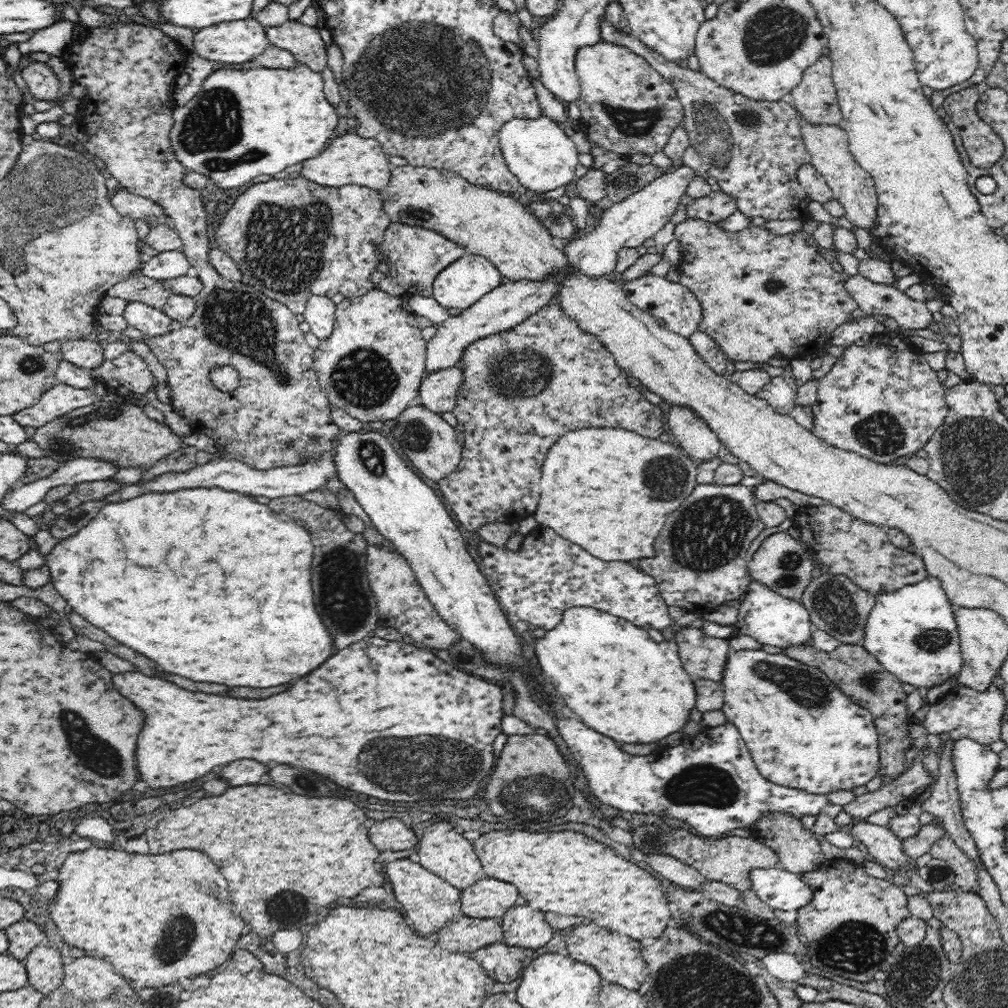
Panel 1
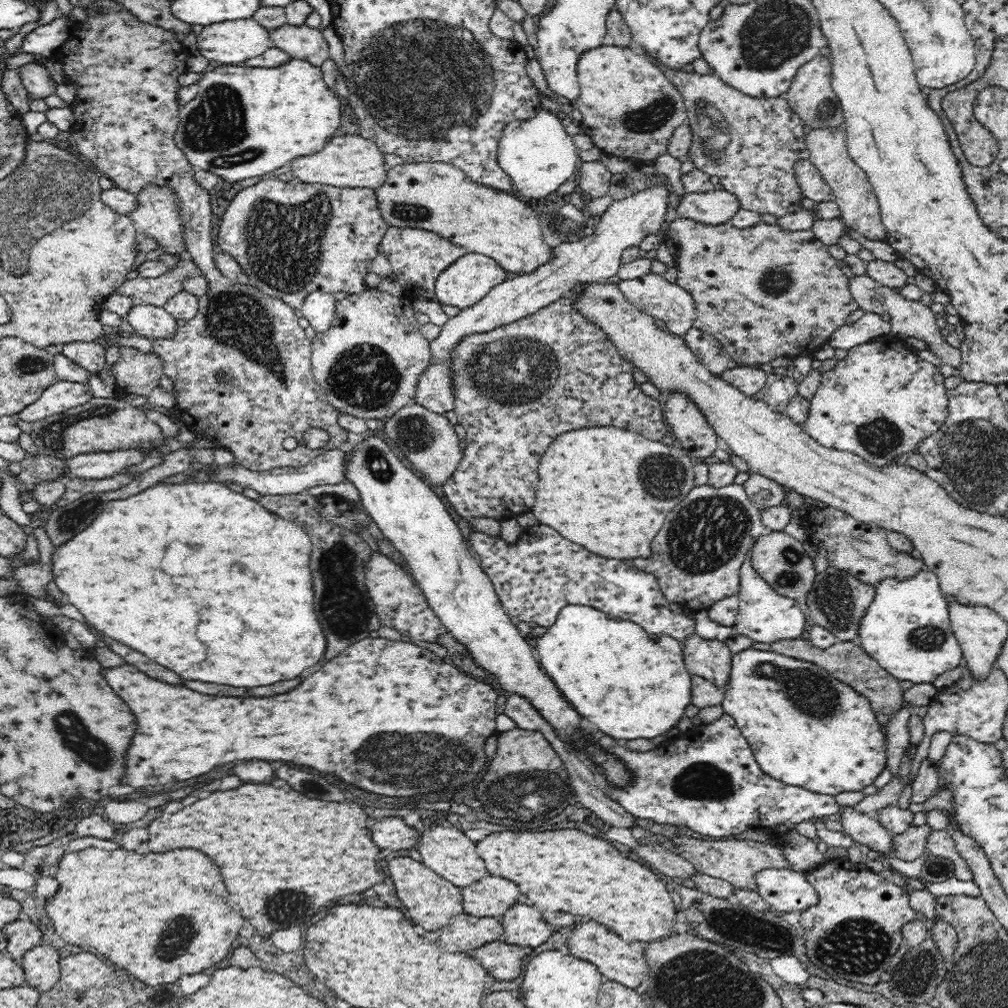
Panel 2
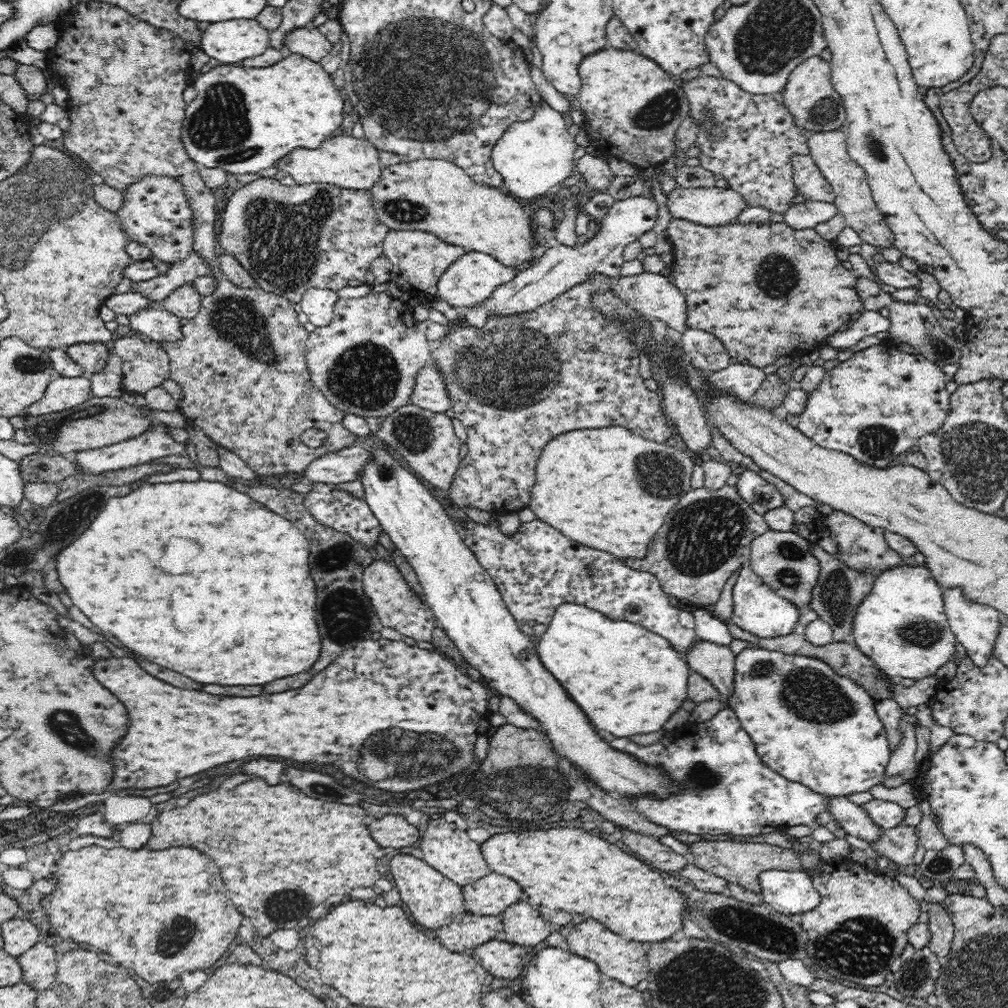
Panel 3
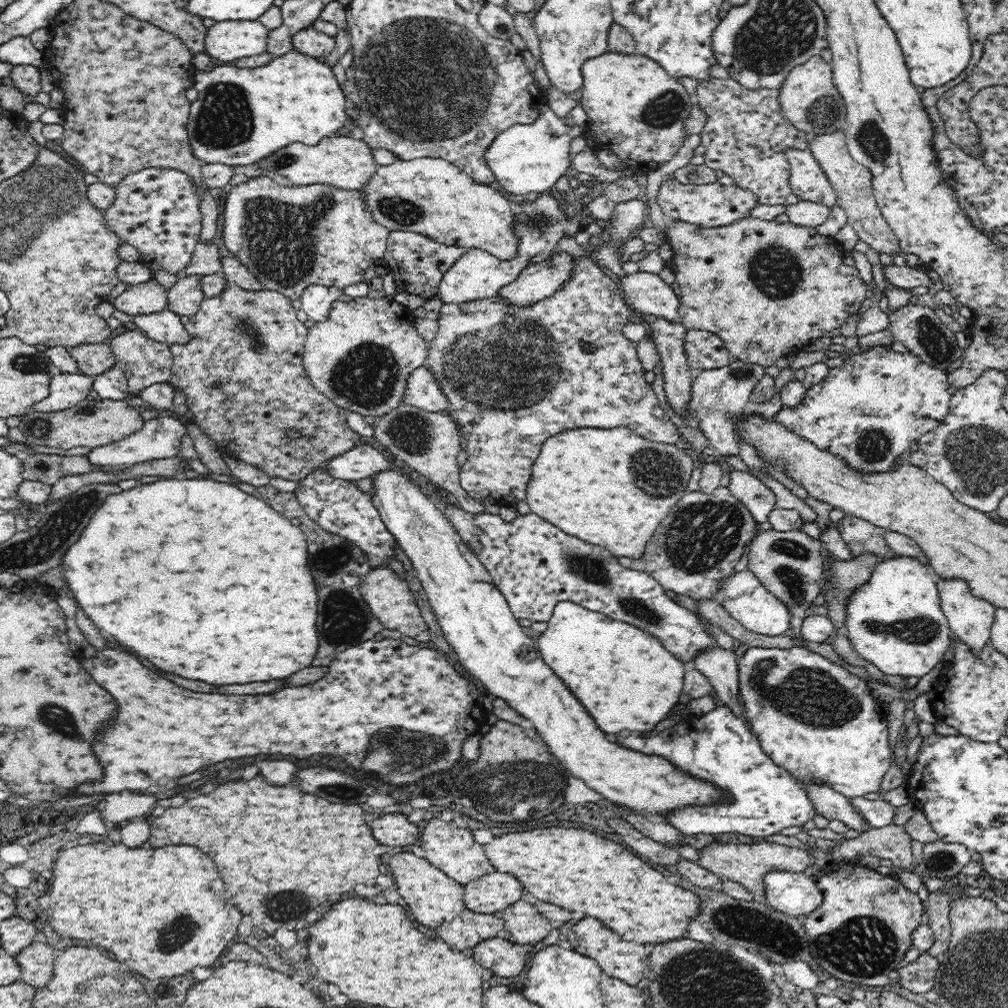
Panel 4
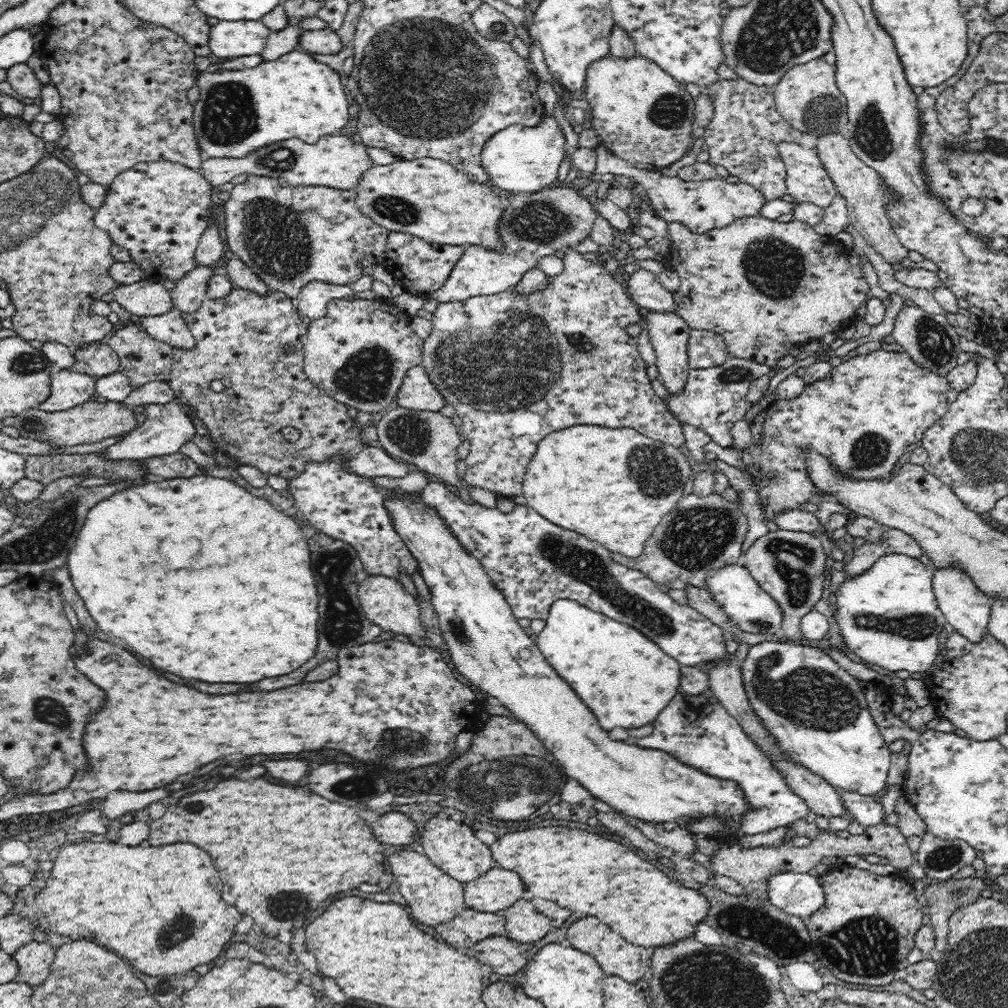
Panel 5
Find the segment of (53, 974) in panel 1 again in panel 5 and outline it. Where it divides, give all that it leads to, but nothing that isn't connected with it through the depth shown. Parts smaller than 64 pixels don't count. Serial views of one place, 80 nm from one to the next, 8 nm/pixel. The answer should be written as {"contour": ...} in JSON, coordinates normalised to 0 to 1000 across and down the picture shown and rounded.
{"contour":[[[48,934],[29,935],[12,947],[19,958],[18,971],[22,975],[36,979],[46,974],[55,949],[55,941]]]}

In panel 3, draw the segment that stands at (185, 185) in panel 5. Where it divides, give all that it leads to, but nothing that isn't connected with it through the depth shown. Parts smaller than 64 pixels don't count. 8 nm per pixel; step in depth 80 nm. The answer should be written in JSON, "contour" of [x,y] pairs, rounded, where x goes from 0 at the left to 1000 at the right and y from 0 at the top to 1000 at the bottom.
{"contour":[[[141,176],[123,188],[123,202],[116,208],[122,229],[131,239],[144,242],[150,252],[156,254],[167,263],[183,258],[190,251],[192,238],[192,221],[190,221],[190,207],[185,199],[185,191],[181,184],[171,176]]]}

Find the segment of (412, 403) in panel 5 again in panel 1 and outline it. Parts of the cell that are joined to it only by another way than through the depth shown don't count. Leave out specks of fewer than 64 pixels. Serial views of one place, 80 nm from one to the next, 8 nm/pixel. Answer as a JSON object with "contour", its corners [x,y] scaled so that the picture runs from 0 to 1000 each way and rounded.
{"contour":[[[456,363],[429,369],[420,375],[414,400],[435,411],[446,409],[450,407],[458,381],[460,369]]]}

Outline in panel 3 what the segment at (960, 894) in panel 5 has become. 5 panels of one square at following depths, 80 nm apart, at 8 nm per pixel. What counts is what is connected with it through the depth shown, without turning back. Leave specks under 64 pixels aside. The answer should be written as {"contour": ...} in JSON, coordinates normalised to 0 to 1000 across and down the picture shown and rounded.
{"contour":[[[924,897],[922,905],[922,922],[924,925],[921,938],[930,948],[940,948],[946,931],[946,916],[935,897]]]}

